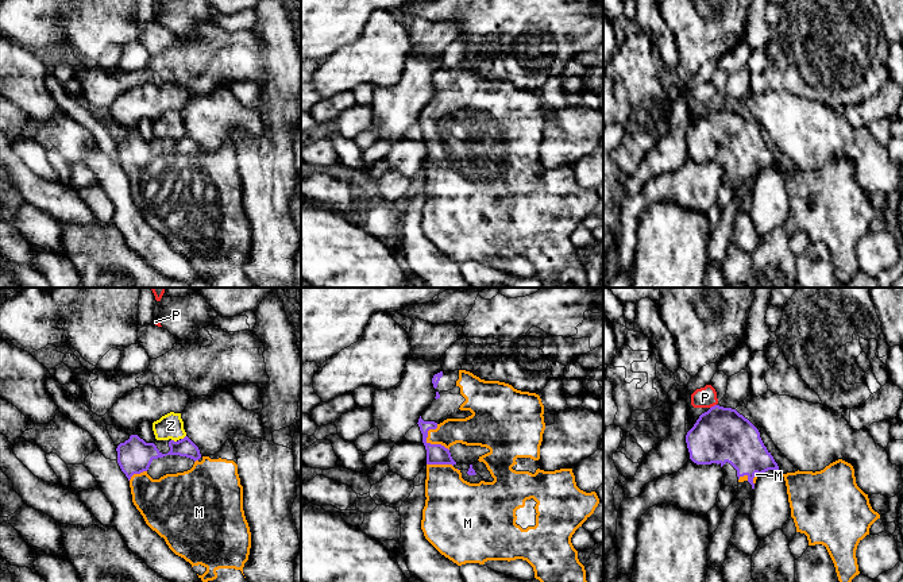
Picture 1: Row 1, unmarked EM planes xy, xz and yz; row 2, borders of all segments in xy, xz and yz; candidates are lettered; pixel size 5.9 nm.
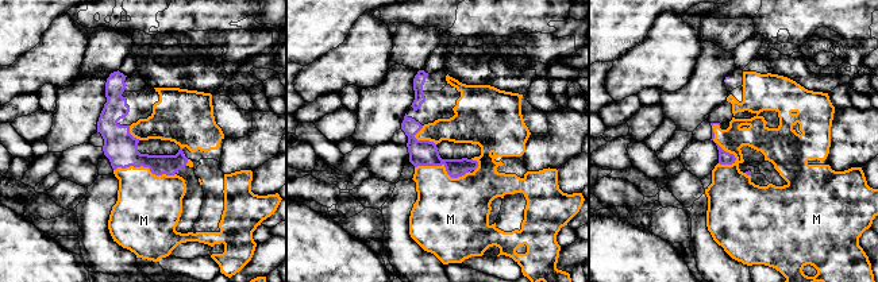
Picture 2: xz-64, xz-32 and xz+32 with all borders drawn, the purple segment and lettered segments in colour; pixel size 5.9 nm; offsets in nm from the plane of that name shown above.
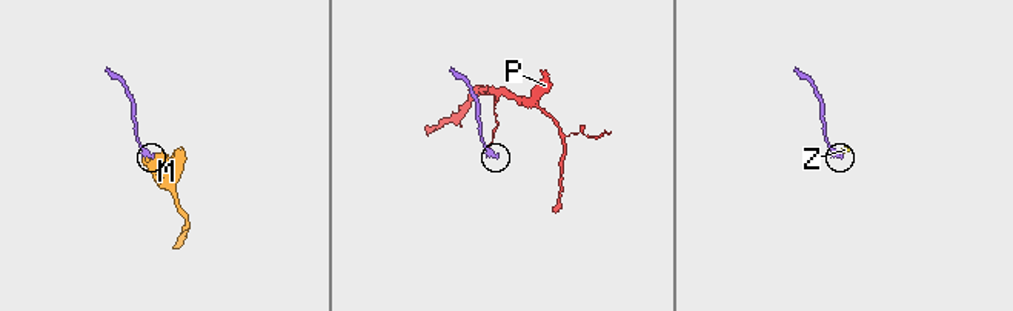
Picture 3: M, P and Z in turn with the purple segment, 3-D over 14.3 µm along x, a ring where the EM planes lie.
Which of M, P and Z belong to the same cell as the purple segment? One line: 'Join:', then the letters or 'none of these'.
Join: M

